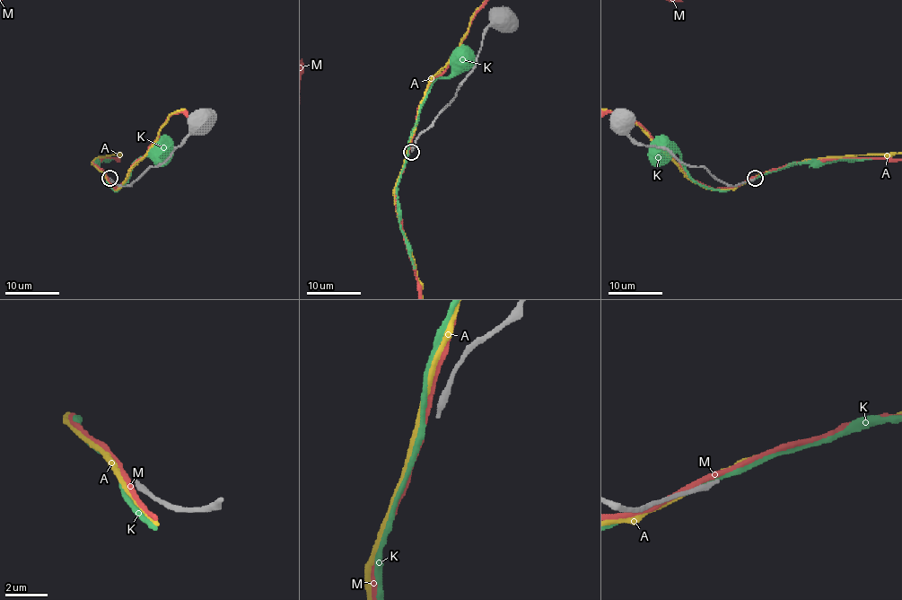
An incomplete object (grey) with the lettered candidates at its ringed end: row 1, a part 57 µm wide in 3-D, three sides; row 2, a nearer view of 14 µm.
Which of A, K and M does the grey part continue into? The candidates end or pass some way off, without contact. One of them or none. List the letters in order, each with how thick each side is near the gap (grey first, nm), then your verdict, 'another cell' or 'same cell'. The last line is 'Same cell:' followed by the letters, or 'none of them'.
A: 220 nm thick on the grey side, 220 nm on the other; another cell
K: 220 nm thick on the grey side, 240 nm on the other; another cell
M: 220 nm thick on the grey side, 240 nm on the other; another cell
Same cell: none of them

